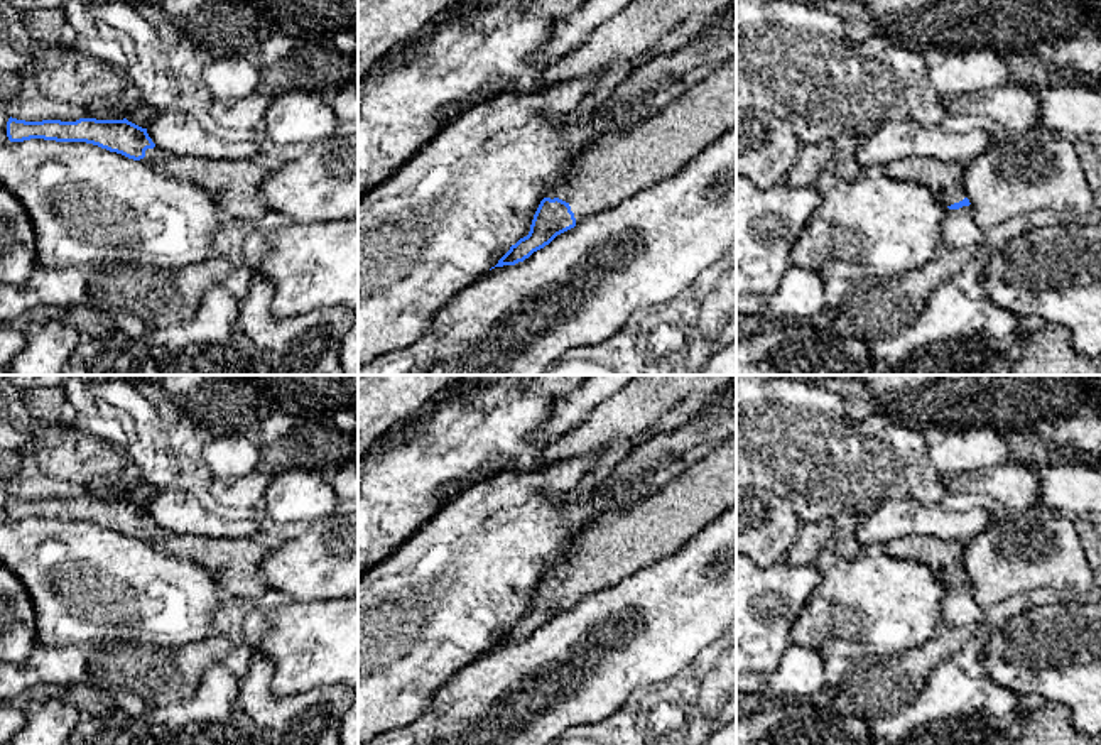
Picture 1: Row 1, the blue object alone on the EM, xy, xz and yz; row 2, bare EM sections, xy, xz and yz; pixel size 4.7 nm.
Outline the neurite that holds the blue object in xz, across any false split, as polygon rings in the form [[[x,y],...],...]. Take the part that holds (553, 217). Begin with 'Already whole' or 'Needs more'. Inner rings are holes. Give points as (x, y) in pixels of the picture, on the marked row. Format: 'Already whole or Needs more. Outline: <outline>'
Needs more. Outline: [[[736,59],[692,83],[650,120],[623,133],[605,135],[571,159],[571,171],[545,189],[527,237],[520,238],[495,267],[515,265],[574,228],[593,213],[621,204],[650,184],[675,174],[726,130],[736,127]]]

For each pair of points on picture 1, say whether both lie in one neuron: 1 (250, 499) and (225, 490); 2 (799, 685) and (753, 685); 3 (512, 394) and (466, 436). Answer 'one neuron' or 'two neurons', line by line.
1: one neuron
2: one neuron
3: one neuron

